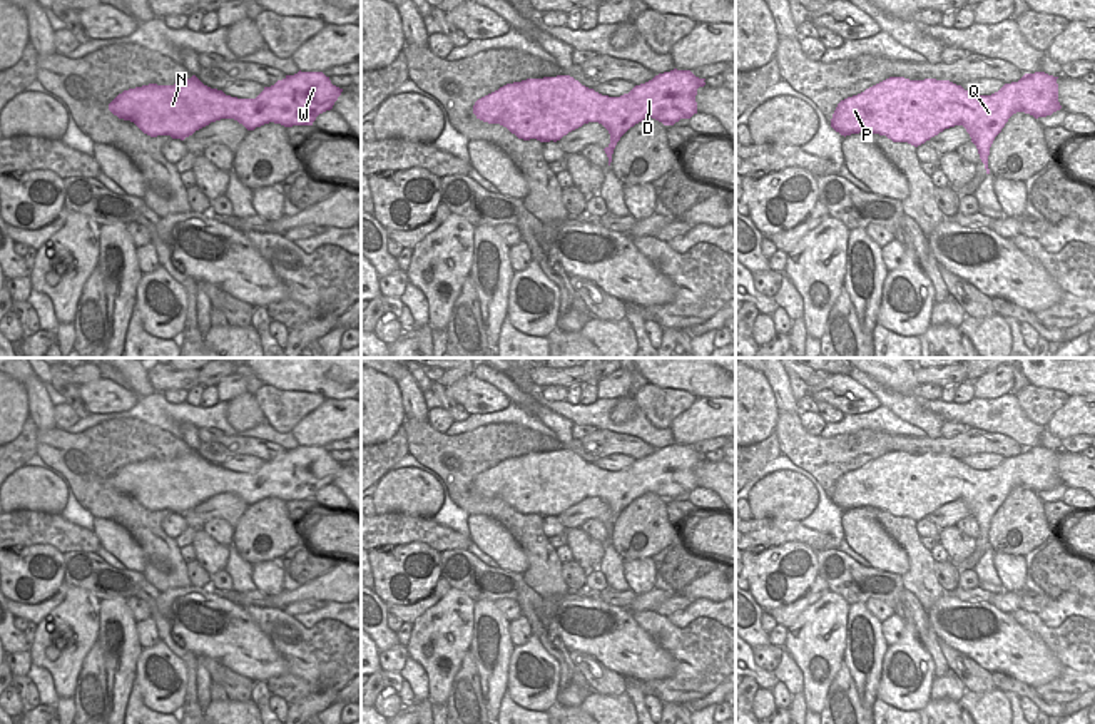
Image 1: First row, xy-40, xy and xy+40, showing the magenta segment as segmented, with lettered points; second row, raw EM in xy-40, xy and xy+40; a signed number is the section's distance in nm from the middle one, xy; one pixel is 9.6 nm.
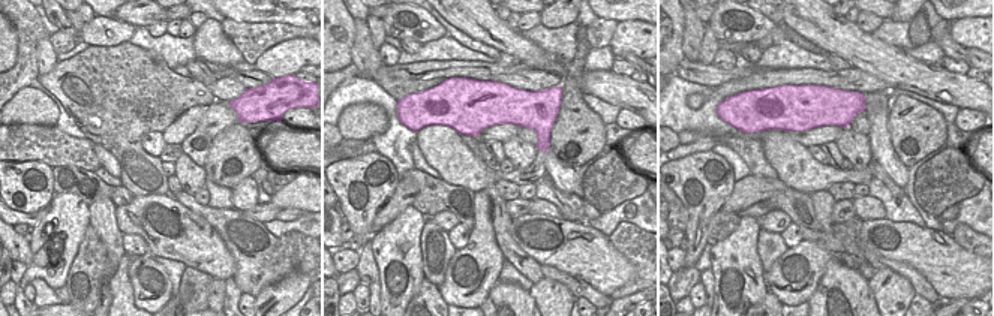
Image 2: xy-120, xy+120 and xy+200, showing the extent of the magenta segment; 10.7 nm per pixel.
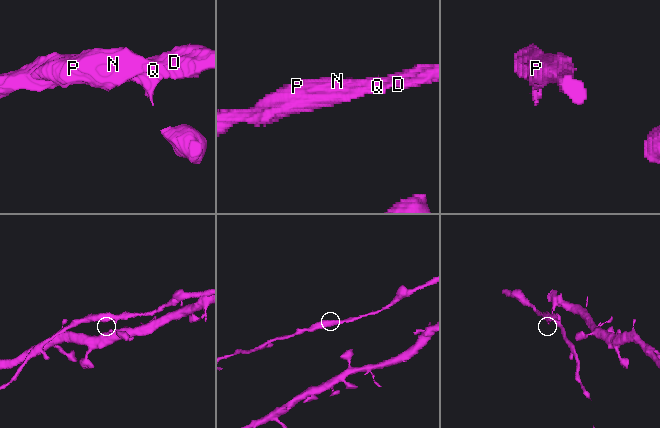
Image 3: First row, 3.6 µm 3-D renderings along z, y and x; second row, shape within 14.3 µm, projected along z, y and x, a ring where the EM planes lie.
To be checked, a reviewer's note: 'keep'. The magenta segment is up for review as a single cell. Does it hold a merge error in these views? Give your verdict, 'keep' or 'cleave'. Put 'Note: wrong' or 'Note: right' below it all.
keep
Note: right

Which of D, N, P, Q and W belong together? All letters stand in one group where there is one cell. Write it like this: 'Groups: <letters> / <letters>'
Groups: D N P Q W

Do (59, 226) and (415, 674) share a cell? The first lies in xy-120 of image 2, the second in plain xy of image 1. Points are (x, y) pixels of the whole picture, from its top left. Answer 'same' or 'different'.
different

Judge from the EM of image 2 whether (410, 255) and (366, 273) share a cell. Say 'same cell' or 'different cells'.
different cells

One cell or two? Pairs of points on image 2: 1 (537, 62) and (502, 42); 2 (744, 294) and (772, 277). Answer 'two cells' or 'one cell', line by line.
1: one cell
2: two cells

